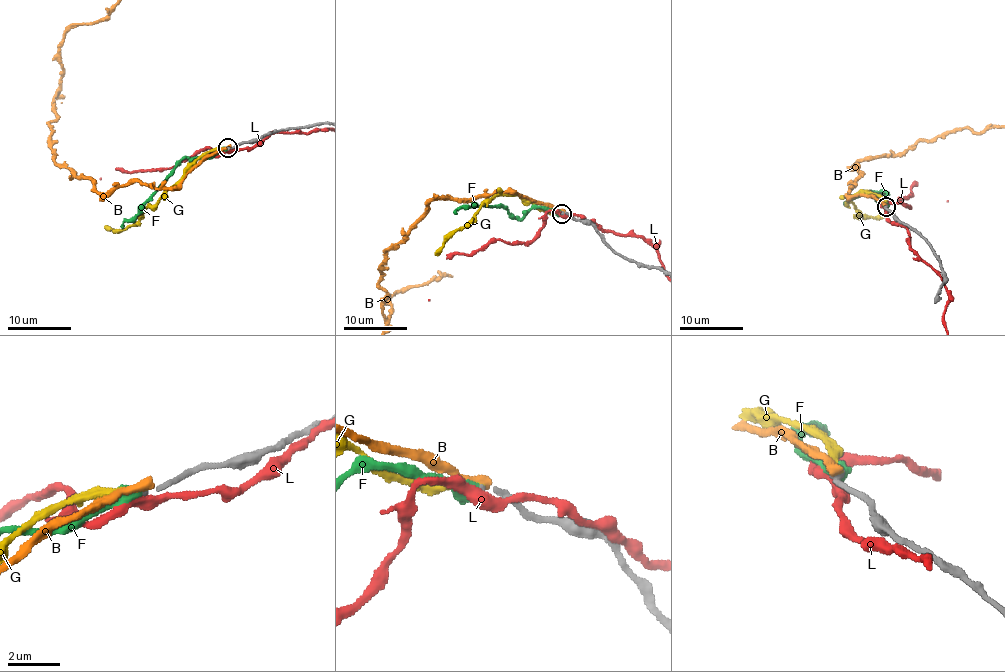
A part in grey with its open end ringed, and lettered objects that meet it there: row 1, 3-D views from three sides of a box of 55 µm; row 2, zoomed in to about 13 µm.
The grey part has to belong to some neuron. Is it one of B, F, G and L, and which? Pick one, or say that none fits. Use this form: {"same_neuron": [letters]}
{"same_neuron": ["F"]}

